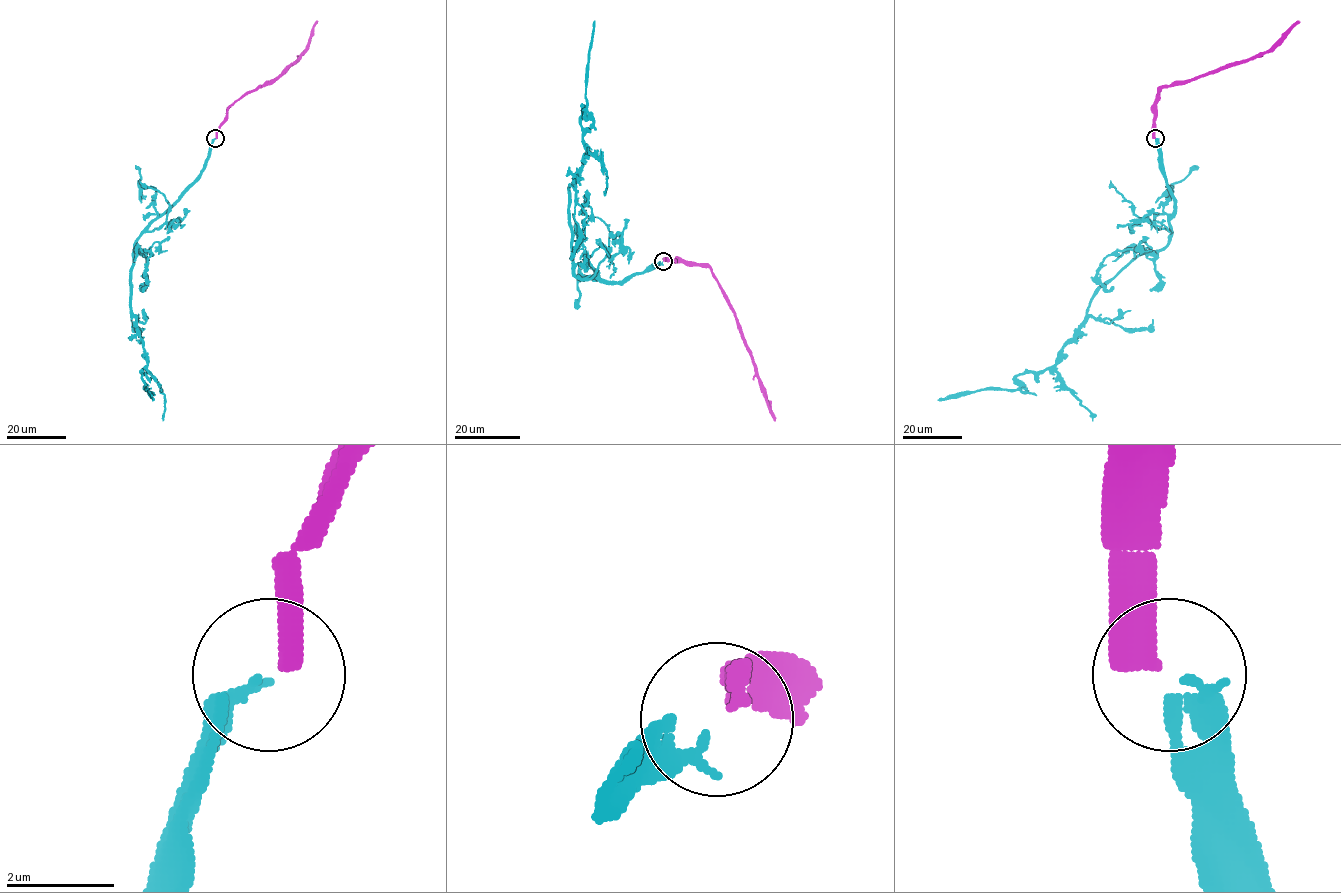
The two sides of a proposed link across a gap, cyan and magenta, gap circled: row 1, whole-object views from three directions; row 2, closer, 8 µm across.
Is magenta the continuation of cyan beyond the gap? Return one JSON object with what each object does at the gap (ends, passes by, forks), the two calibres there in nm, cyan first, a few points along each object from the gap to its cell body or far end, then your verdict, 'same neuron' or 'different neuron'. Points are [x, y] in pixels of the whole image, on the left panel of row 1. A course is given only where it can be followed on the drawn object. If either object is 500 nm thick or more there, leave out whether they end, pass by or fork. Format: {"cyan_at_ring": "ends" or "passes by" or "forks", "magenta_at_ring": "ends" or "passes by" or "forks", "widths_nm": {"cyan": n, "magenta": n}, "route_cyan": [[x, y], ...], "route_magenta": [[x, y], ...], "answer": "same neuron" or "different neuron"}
{"cyan_at_ring": "ends", "magenta_at_ring": "ends", "widths_nm": {"cyan": 170, "magenta": 460}, "route_cyan": [[215, 139], [199, 177], [153, 220], [134, 246], [131, 309], [145, 349], [147, 363], [142, 377], [153, 400]], "route_magenta": [[216, 138], [226, 110], [294, 62], [302, 54], [317, 21]], "answer": "same neuron"}

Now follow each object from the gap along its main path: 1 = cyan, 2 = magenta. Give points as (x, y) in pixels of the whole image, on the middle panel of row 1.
1: (662, 262), (618, 282), (578, 278), (572, 272), (569, 188), (587, 151), (581, 107), (584, 111), (594, 21)
2: (663, 261), (690, 262), (710, 268), (733, 313), (775, 420)

